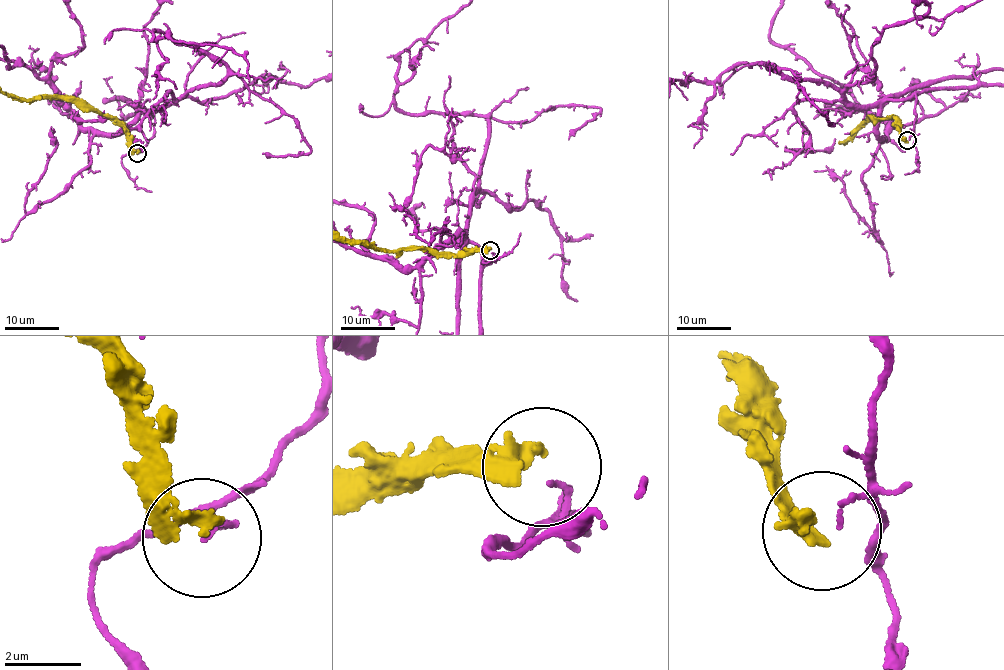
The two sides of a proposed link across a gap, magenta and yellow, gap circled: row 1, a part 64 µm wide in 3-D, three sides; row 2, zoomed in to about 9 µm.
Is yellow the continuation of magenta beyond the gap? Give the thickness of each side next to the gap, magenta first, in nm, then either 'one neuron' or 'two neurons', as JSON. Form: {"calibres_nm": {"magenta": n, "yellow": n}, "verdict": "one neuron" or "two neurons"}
{"calibres_nm": {"magenta": 100, "yellow": 280}, "verdict": "two neurons"}

